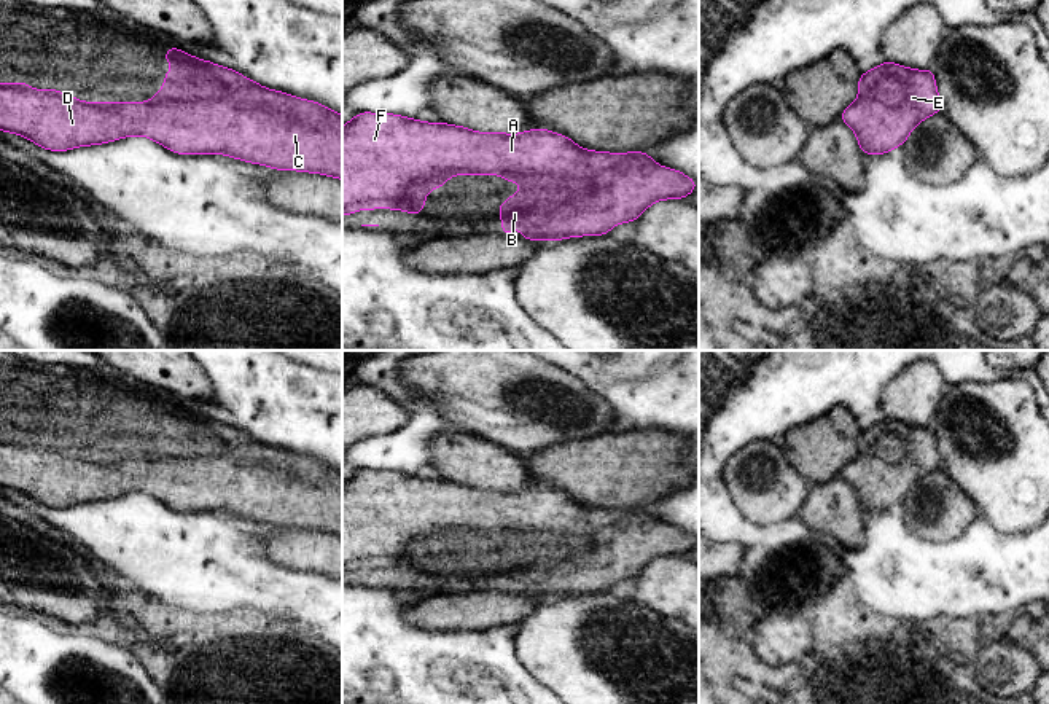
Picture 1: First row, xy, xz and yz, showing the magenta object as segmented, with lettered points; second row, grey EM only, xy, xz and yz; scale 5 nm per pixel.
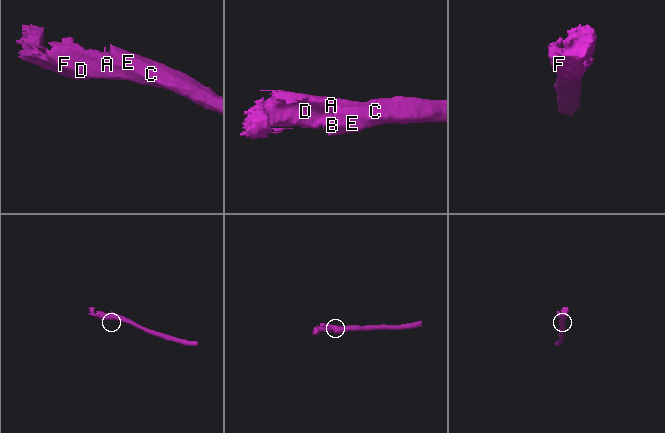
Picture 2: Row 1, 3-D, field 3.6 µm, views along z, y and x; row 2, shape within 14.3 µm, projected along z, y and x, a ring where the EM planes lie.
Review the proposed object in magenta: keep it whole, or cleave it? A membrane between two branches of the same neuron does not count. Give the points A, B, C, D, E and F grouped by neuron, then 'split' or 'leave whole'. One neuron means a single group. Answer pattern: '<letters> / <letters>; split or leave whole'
A B C D E F; leave whole

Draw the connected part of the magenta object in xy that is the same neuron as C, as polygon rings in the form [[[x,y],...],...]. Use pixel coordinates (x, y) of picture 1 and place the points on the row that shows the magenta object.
[[[175,46],[164,54],[175,70],[164,72],[164,86],[150,102],[81,102],[57,89],[32,89],[29,83],[0,83],[0,131],[22,135],[51,151],[100,145],[123,137],[148,137],[178,154],[226,154],[277,170],[322,174],[342,180],[342,116],[315,100],[267,89],[234,68],[197,59]]]

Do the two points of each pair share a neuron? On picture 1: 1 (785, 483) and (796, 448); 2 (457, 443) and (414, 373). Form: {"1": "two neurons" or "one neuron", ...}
{"1": "two neurons", "2": "two neurons"}

